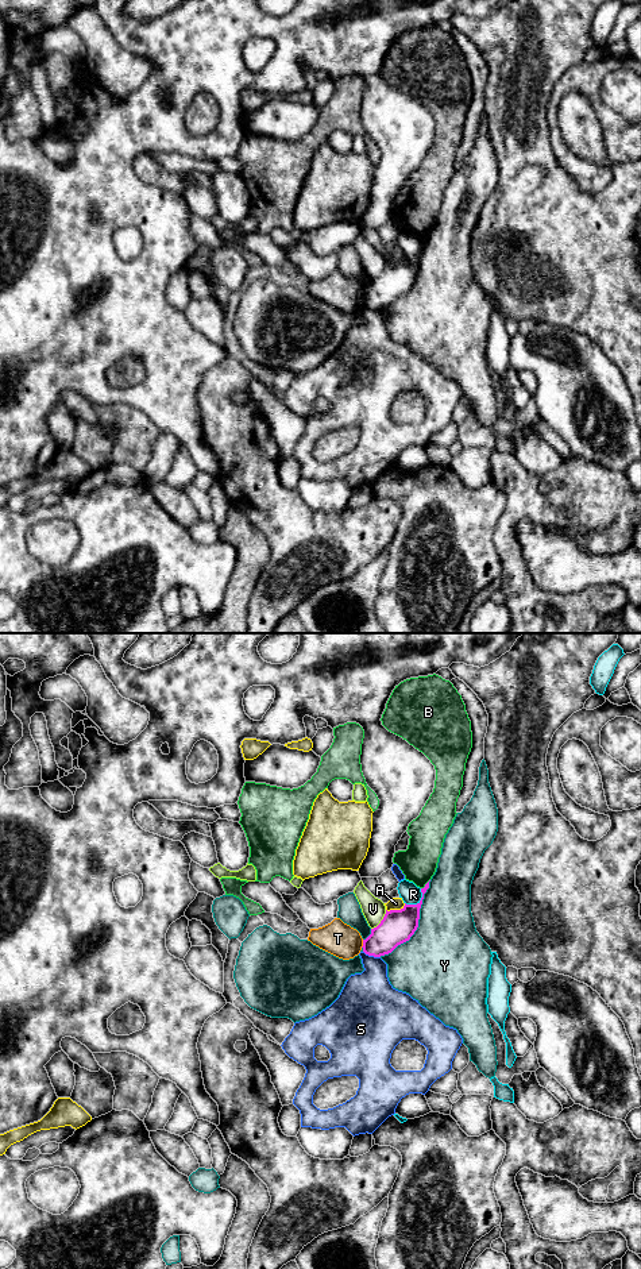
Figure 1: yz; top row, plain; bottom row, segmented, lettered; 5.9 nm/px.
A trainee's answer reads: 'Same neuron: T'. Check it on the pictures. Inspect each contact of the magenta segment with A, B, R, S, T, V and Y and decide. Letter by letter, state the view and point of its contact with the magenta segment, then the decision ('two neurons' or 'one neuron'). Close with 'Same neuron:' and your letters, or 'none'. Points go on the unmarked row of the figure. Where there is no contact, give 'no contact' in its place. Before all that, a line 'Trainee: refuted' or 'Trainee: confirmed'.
Trainee: refuted
A: yz (396, 262) | two neurons
B: yz (425, 236) | two neurons
R: yz (417, 255) | two neurons
S: yz (371, 307) | two neurons
T: yz (363, 296) | two neurons
V: yz (381, 273) | two neurons
Y: yz (417, 277) | two neurons
Same neuron: none

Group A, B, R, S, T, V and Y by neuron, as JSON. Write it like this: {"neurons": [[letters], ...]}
{"neurons": [["A"], ["B"], ["R"], ["S"], ["T"], ["V"], ["Y"]]}

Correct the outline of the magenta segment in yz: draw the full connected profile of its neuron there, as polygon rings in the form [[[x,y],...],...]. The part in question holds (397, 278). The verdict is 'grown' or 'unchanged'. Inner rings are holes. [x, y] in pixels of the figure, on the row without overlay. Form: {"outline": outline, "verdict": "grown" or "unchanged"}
{"outline": [[[429,234],[425,236],[424,240],[421,240],[422,250],[421,250],[421,252],[420,252],[417,256],[406,256],[406,255],[405,255],[405,258],[403,258],[401,262],[390,262],[390,263],[386,262],[386,266],[385,266],[383,271],[381,273],[381,275],[379,275],[377,279],[371,281],[371,286],[370,286],[366,292],[363,292],[363,298],[362,298],[362,300],[363,300],[363,304],[364,304],[366,306],[374,308],[374,309],[381,309],[381,308],[385,308],[385,306],[391,305],[398,297],[401,297],[401,296],[403,296],[403,294],[406,294],[406,293],[410,292],[410,289],[414,286],[414,284],[416,284],[417,279],[418,279],[420,261],[421,261],[421,256],[422,256],[424,246],[426,244],[428,240],[429,240]]], "verdict": "unchanged"}

